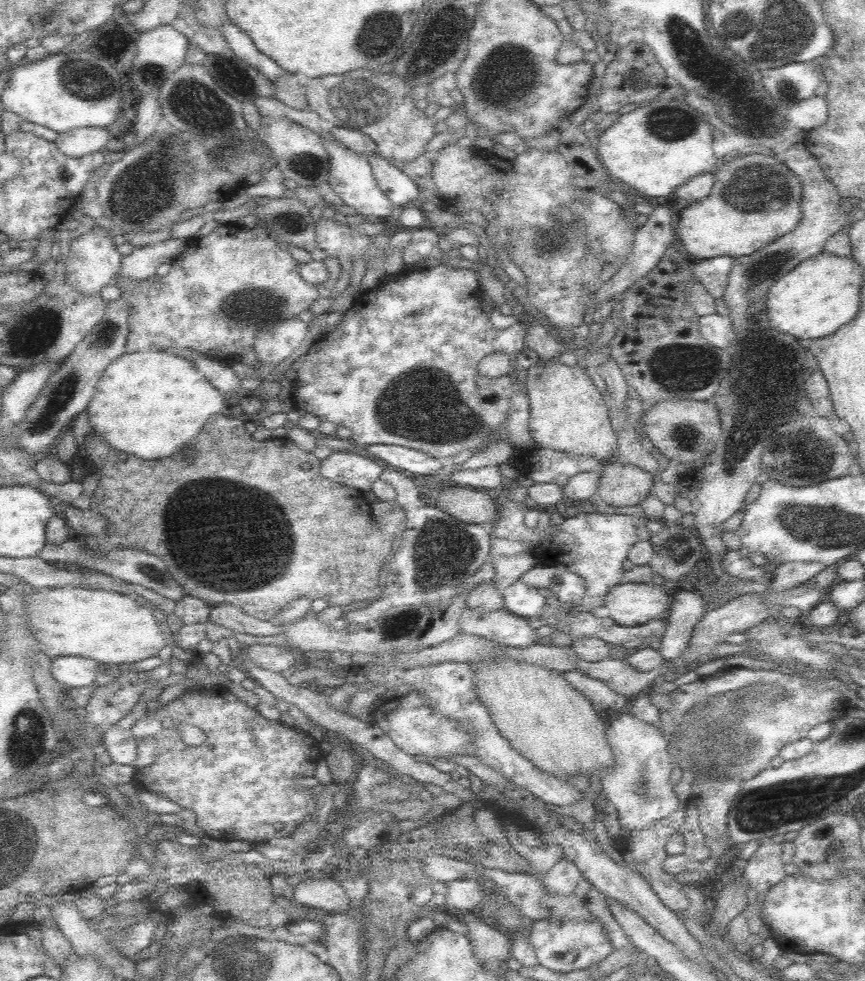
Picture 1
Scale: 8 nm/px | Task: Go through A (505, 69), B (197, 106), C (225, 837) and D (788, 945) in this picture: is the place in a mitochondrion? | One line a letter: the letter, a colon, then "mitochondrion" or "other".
A: mitochondrion
B: mitochondrion
C: other
D: other

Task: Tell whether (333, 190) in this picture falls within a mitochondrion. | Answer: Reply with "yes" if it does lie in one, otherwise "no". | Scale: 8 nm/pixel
no

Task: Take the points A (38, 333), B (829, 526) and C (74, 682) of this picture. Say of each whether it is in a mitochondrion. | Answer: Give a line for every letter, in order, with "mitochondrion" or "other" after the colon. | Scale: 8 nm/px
A: mitochondrion
B: mitochondrion
C: other

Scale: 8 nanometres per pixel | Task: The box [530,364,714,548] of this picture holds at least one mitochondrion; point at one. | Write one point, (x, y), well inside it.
(689, 438)

